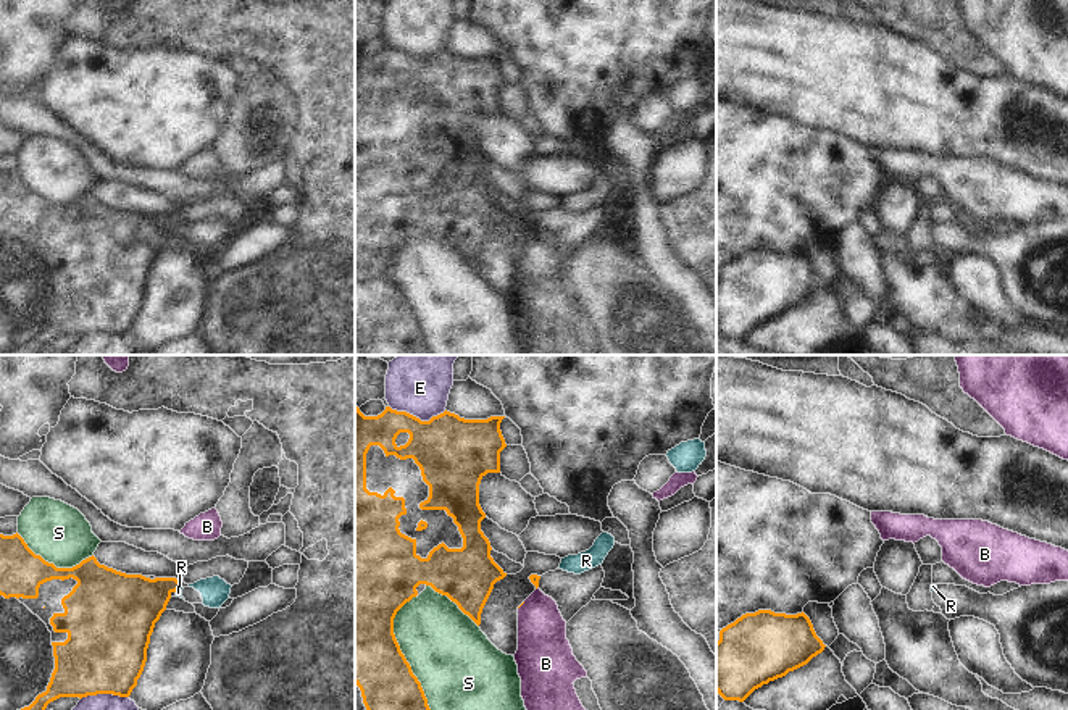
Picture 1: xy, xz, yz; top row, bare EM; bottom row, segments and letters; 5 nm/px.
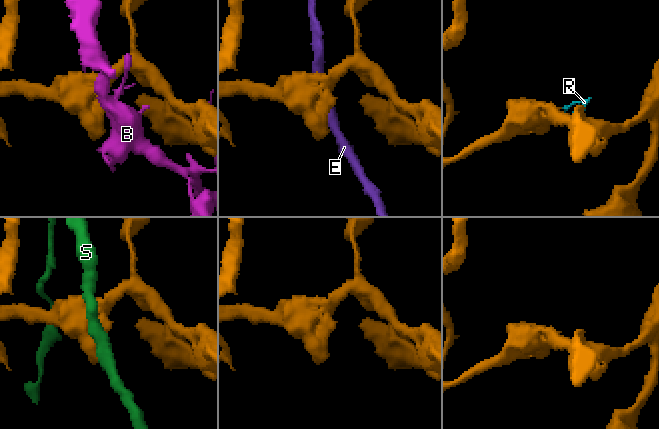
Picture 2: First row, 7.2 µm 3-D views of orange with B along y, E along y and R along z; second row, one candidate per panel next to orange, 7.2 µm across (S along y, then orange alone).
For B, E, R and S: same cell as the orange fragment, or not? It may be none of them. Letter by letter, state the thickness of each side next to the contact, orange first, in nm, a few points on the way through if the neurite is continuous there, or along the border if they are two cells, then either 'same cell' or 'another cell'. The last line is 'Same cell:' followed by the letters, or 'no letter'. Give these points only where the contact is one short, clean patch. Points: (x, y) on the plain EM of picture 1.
B: 20/260 nm | along xz (525, 241), (518, 247) | another cell
E: 360/280 nm | another cell
R: 300/30 nm | along xy (181, 225), (175, 229) | another cell
S: 400/400 nm | another cell
Same cell: no letter

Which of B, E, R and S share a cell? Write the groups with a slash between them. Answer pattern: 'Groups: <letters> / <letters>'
Groups: B / E / R / S.

